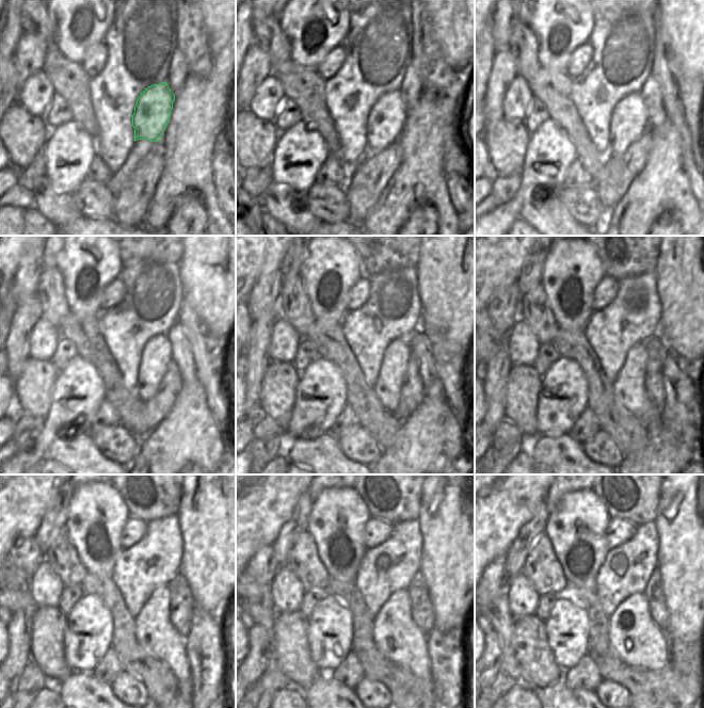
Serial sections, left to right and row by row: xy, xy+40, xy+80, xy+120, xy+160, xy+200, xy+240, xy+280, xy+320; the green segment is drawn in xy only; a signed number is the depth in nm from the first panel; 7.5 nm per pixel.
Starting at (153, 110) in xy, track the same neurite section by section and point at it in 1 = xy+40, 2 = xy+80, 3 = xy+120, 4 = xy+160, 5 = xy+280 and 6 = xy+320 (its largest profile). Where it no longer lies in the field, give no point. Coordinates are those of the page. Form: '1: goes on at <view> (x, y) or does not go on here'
1: goes on at xy+40 (388, 115)
2: goes on at xy+80 (629, 119)
3: goes on at xy+120 (156, 356)
4: goes on at xy+160 (387, 387)
5: goes on at xy+280 (395, 633)
6: goes on at xy+320 (636, 639)

